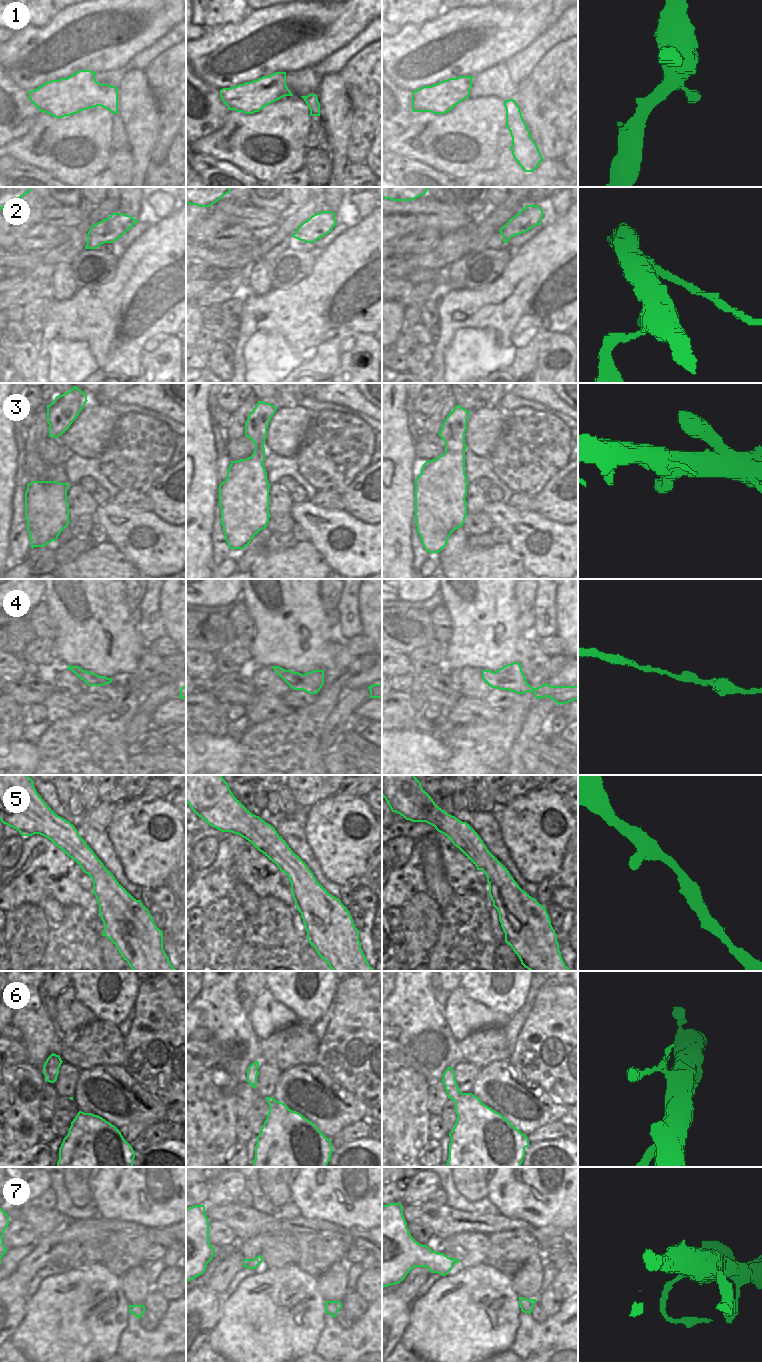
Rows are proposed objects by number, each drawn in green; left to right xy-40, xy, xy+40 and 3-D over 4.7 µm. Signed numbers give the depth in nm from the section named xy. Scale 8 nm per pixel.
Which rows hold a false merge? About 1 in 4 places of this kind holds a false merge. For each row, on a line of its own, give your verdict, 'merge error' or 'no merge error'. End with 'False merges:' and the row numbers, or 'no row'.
1: no merge error
2: merge error
3: no merge error
4: no merge error
5: no merge error
6: no merge error
7: merge error
False merges: 2, 7

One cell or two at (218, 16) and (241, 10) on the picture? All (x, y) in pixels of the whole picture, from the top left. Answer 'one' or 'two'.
one

